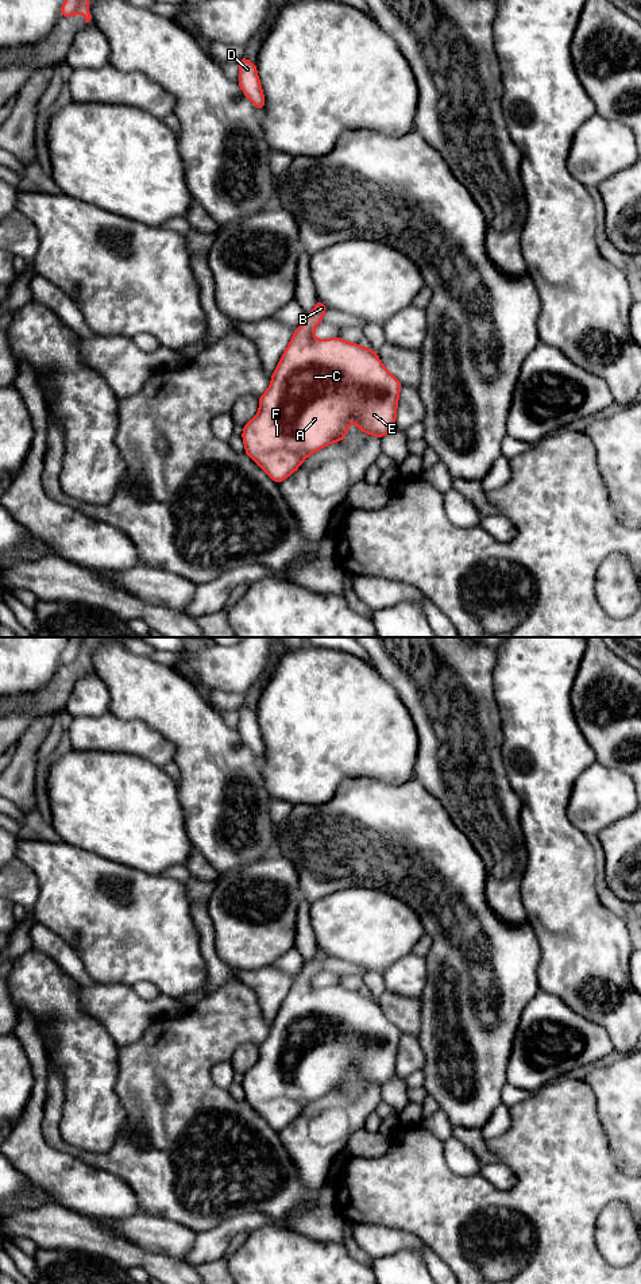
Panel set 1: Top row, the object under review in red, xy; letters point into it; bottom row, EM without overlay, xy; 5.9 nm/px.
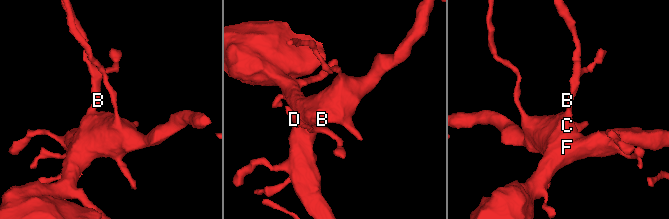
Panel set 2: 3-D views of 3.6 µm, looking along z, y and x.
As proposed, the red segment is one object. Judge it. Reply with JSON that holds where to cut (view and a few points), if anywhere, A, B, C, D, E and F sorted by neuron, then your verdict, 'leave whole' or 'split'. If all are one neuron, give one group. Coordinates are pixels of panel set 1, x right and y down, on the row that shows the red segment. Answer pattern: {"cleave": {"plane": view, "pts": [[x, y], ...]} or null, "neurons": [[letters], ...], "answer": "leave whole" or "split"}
{"cleave": null, "neurons": [["A", "B", "C", "D", "E", "F"]], "answer": "leave whole"}

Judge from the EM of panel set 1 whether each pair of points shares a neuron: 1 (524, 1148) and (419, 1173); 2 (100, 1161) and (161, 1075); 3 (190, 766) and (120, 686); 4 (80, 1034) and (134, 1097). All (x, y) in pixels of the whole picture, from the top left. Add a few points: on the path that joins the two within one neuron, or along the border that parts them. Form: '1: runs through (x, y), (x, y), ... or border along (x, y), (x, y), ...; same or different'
1: runs through (524, 1183), (509, 1198), (454, 1198); same
2: runs through (124, 1148), (161, 1111), (161, 1099); same
3: runs through (189, 743), (143, 697); same
4: border along (118, 1048), (115, 1092), (124, 1109); different

